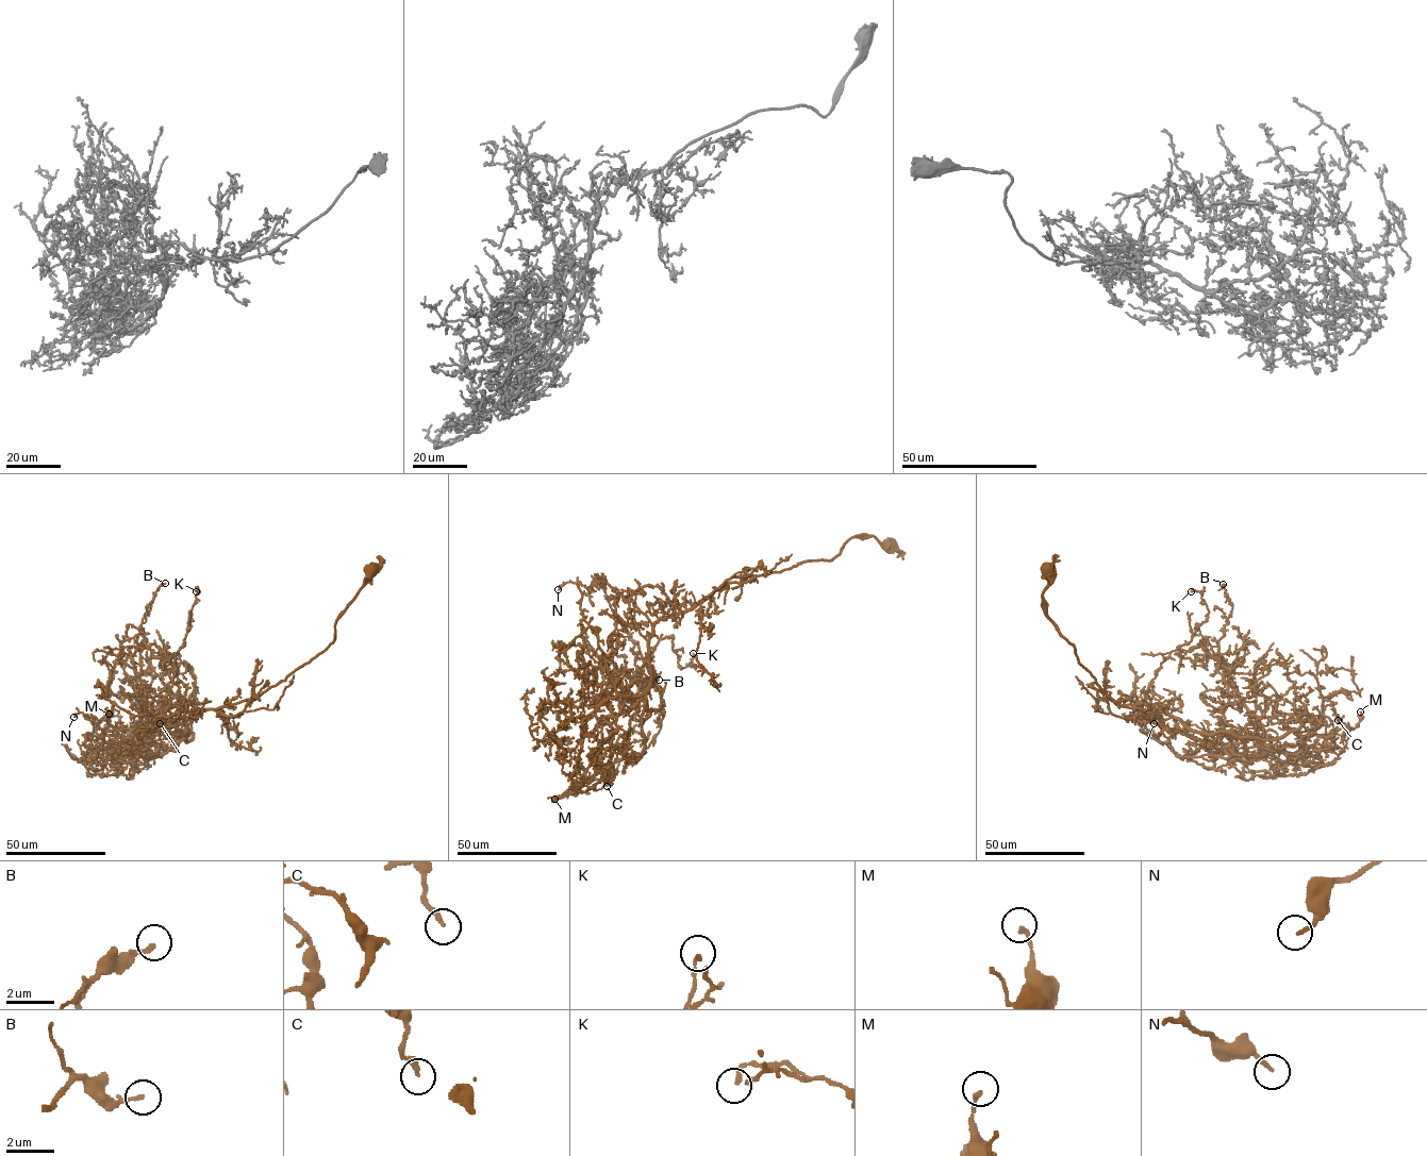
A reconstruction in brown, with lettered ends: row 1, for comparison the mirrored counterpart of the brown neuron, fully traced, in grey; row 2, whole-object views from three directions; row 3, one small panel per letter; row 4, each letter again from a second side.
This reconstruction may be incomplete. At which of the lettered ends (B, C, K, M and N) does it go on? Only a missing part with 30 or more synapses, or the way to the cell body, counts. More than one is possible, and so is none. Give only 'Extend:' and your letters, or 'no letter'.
Extend: no letter

